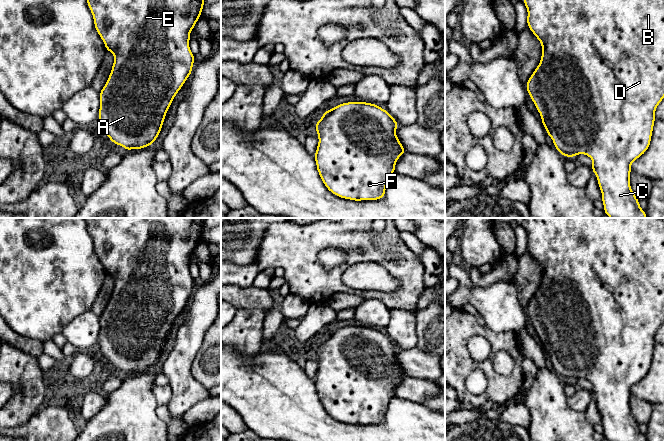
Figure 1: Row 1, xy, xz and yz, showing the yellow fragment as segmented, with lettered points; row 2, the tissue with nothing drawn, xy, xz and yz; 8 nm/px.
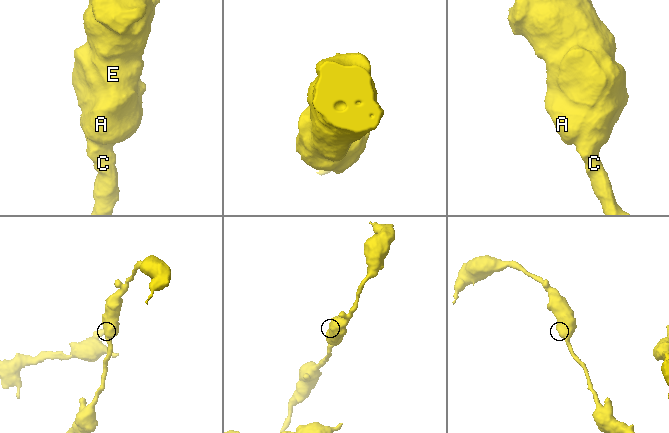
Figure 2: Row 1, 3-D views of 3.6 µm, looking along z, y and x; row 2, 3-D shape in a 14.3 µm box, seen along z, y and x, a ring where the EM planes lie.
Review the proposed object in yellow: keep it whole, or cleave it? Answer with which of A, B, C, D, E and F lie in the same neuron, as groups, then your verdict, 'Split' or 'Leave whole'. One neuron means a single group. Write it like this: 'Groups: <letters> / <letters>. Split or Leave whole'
Groups: A B C D E F. Leave whole

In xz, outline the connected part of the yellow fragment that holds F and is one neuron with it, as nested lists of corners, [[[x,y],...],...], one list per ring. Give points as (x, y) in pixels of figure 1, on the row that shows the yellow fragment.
[[[346,102],[325,111],[315,123],[319,142],[314,155],[317,171],[334,195],[353,201],[384,198],[395,164],[406,150],[396,136],[397,121],[376,104]]]

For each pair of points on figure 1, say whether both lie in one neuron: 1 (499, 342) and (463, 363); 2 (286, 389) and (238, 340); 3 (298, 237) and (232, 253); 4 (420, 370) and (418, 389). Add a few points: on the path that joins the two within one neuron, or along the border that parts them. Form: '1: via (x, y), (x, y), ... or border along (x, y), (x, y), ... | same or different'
1: via (484, 331), (471, 331), (462, 340), (462, 348) | same
2: border along (231, 346), (247, 354), (256, 354), (263, 350) | different
3: border along (266, 228), (253, 262) | different
4: border along (406, 375), (425, 378), (433, 382) | different

